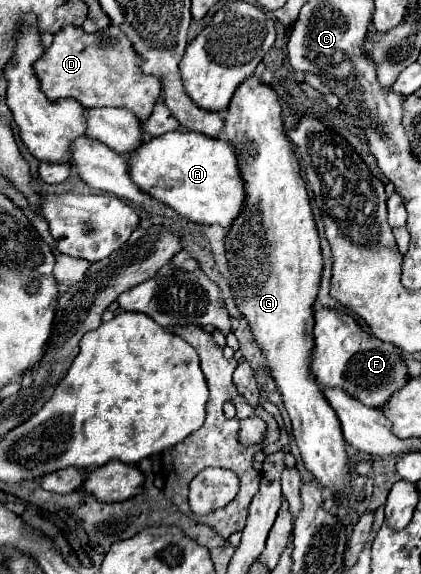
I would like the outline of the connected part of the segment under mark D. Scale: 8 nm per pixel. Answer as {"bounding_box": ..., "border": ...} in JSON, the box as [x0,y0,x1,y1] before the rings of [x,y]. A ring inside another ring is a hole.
{"bounding_box":[35,24,161,120],"border":[[[113,24],[107,30],[93,34],[87,34],[79,26],[65,26],[37,60],[35,72],[41,80],[41,90],[49,100],[75,98],[85,108],[129,108],[137,118],[145,120],[151,116],[151,110],[161,96],[161,80],[143,74],[141,64],[143,60],[133,52],[125,32]]]}

